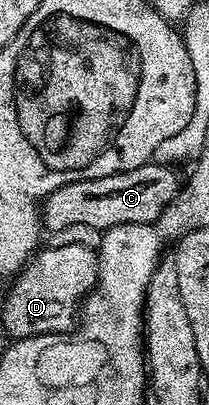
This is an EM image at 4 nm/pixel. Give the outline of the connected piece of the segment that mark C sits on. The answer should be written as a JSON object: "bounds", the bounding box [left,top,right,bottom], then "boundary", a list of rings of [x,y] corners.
{"bounds":[38,161,182,232],"boundary":[[[151,161],[114,176],[67,182],[44,199],[38,210],[39,221],[48,232],[70,228],[70,224],[90,224],[90,228],[103,232],[122,224],[155,223],[182,189],[182,178],[172,170],[171,165]]]}

